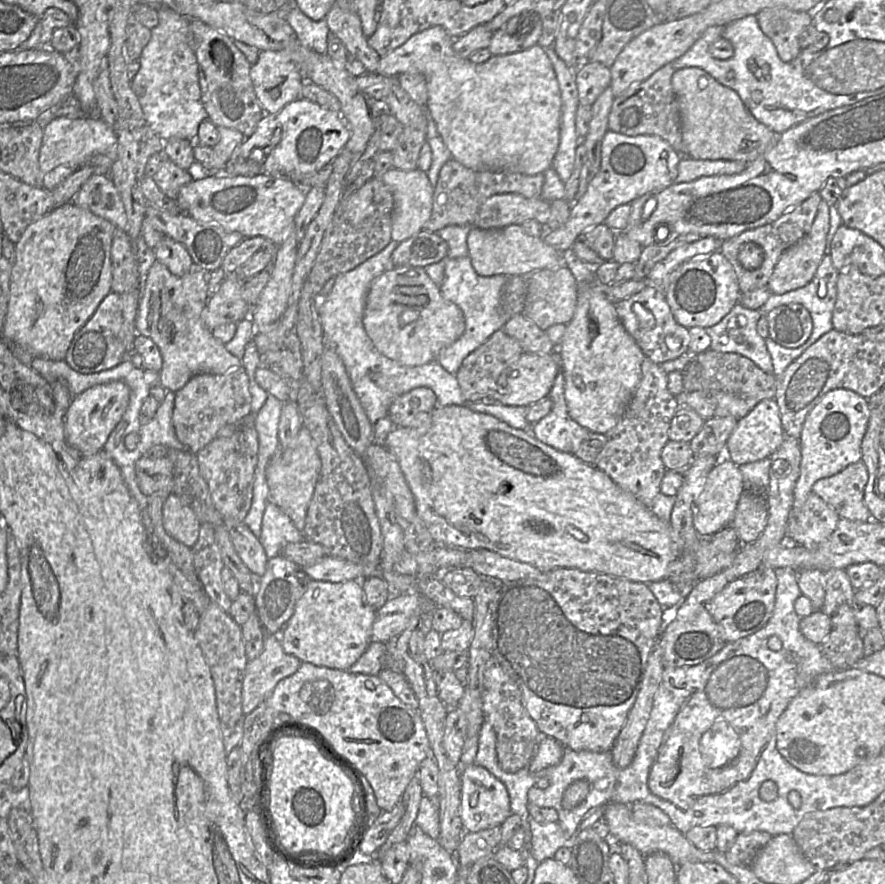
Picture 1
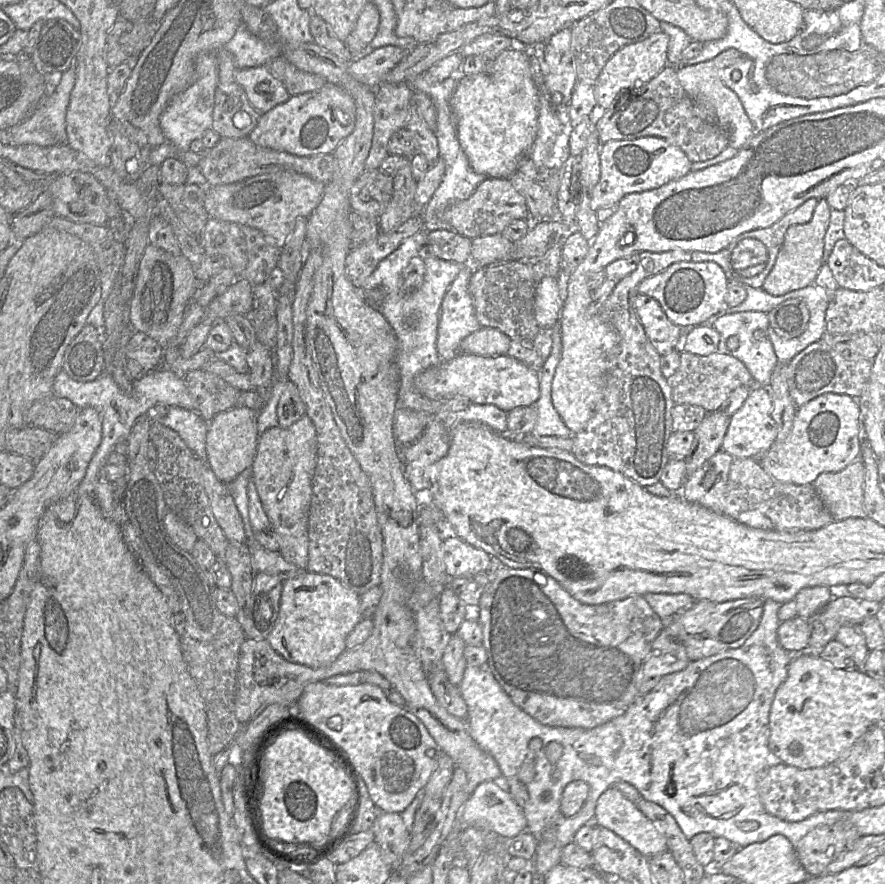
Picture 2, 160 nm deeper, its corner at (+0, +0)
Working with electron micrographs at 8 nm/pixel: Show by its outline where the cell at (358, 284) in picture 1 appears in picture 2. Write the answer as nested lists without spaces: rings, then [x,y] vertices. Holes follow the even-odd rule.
[[[424,228],[404,240],[396,250],[378,264],[374,272],[362,284],[361,290],[364,293],[375,287],[383,286],[386,291],[385,299],[380,306],[380,313],[388,320],[399,341],[396,364],[399,369],[400,387],[396,409],[408,408],[414,411],[424,411],[434,416],[441,402],[428,399],[420,394],[415,388],[414,379],[422,371],[436,366],[442,361],[436,345],[441,304],[462,265],[466,263],[443,260],[430,255],[425,248],[429,232]],[[415,256],[424,258],[424,280],[416,293],[412,296],[404,296],[401,291],[402,274],[411,258]]]

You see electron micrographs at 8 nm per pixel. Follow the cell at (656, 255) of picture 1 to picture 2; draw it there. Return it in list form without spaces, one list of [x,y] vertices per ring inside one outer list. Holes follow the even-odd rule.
[[[681,249],[670,250],[666,252],[642,251],[639,253],[640,261],[638,263],[637,268],[632,273],[625,276],[624,278],[622,278],[620,281],[616,283],[616,286],[614,290],[612,291],[611,295],[608,297],[606,302],[600,308],[598,312],[598,316],[603,322],[610,324],[615,329],[615,331],[617,332],[619,336],[619,348],[618,348],[617,356],[615,357],[613,361],[613,365],[611,366],[611,370],[609,371],[607,375],[607,379],[605,382],[604,395],[603,395],[602,400],[597,405],[594,411],[594,414],[589,420],[586,427],[581,432],[572,436],[573,447],[572,447],[571,453],[576,457],[577,460],[579,460],[580,462],[586,465],[603,466],[603,467],[610,468],[613,471],[623,474],[624,476],[633,480],[634,482],[636,482],[637,484],[639,484],[640,486],[644,488],[659,482],[664,468],[669,463],[667,445],[668,445],[669,437],[673,433],[672,432],[672,409],[674,408],[675,403],[672,399],[672,389],[670,387],[670,379],[669,380],[666,379],[661,372],[661,355],[655,350],[655,348],[651,344],[645,332],[645,329],[636,314],[633,301],[634,301],[635,296],[639,293],[638,286],[644,279],[651,277],[667,269],[670,265],[674,263],[687,261],[687,258],[691,257],[691,253],[692,252],[687,252]]]

